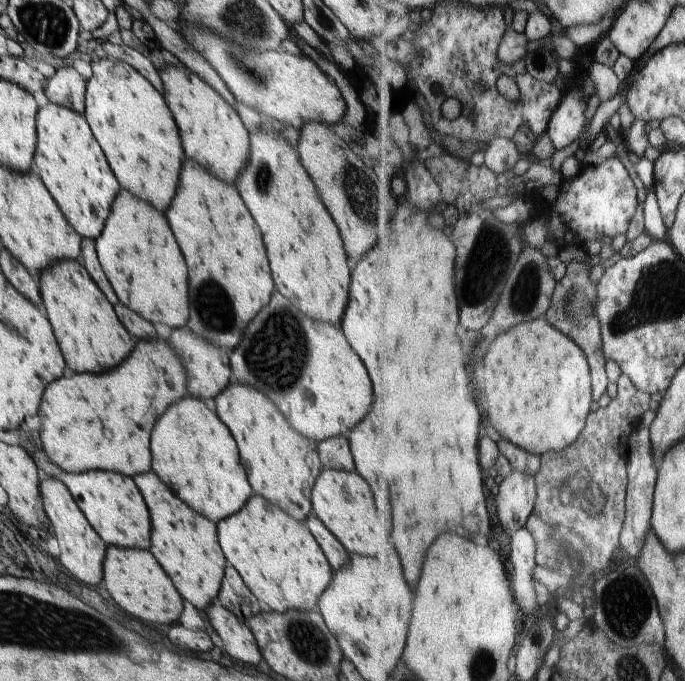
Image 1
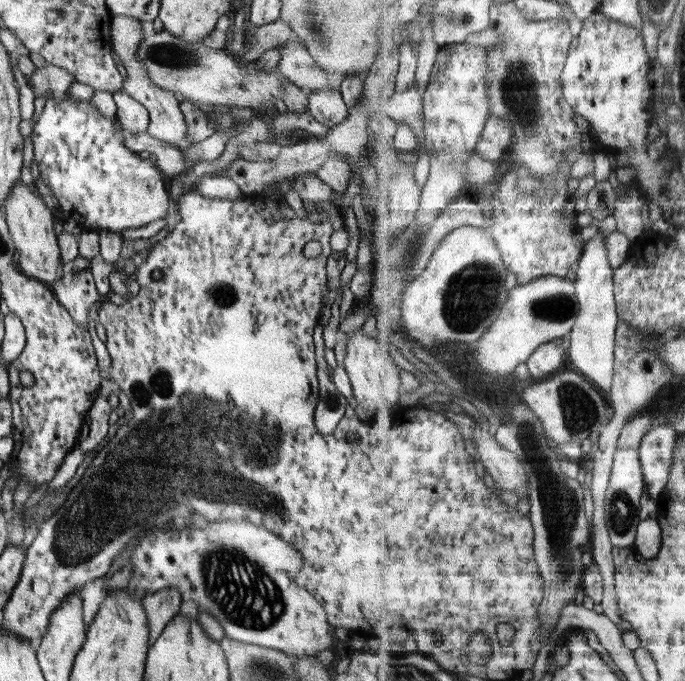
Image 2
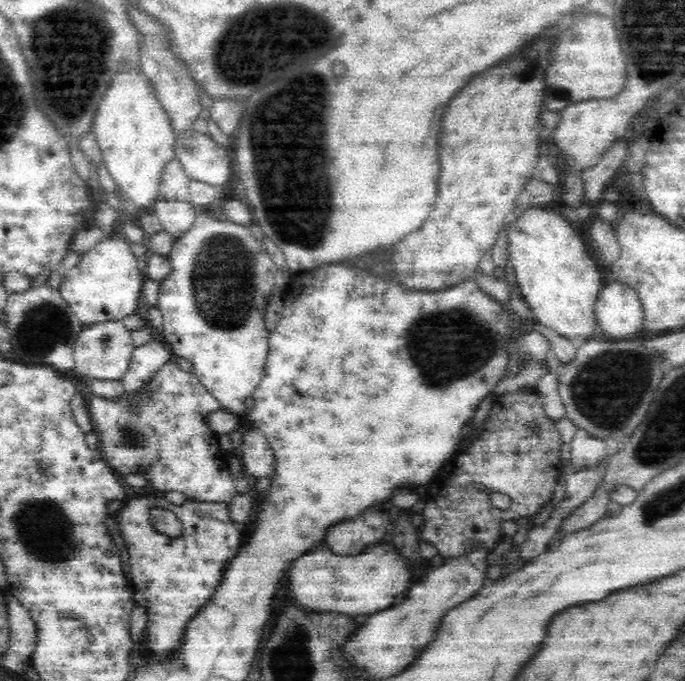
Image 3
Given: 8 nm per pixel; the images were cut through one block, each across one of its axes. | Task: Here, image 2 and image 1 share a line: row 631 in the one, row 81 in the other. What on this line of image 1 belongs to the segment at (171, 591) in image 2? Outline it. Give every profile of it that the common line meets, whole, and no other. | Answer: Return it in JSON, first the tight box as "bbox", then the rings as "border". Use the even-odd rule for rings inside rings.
{"bbox":[101,41,164,93],"border":[[[106,41],[102,42],[101,45],[108,57],[130,63],[130,66],[142,74],[158,92],[164,93],[164,84],[162,84],[157,68],[154,67],[154,63],[150,58],[142,55],[132,47],[128,47],[124,43],[118,45],[111,41]]]}

